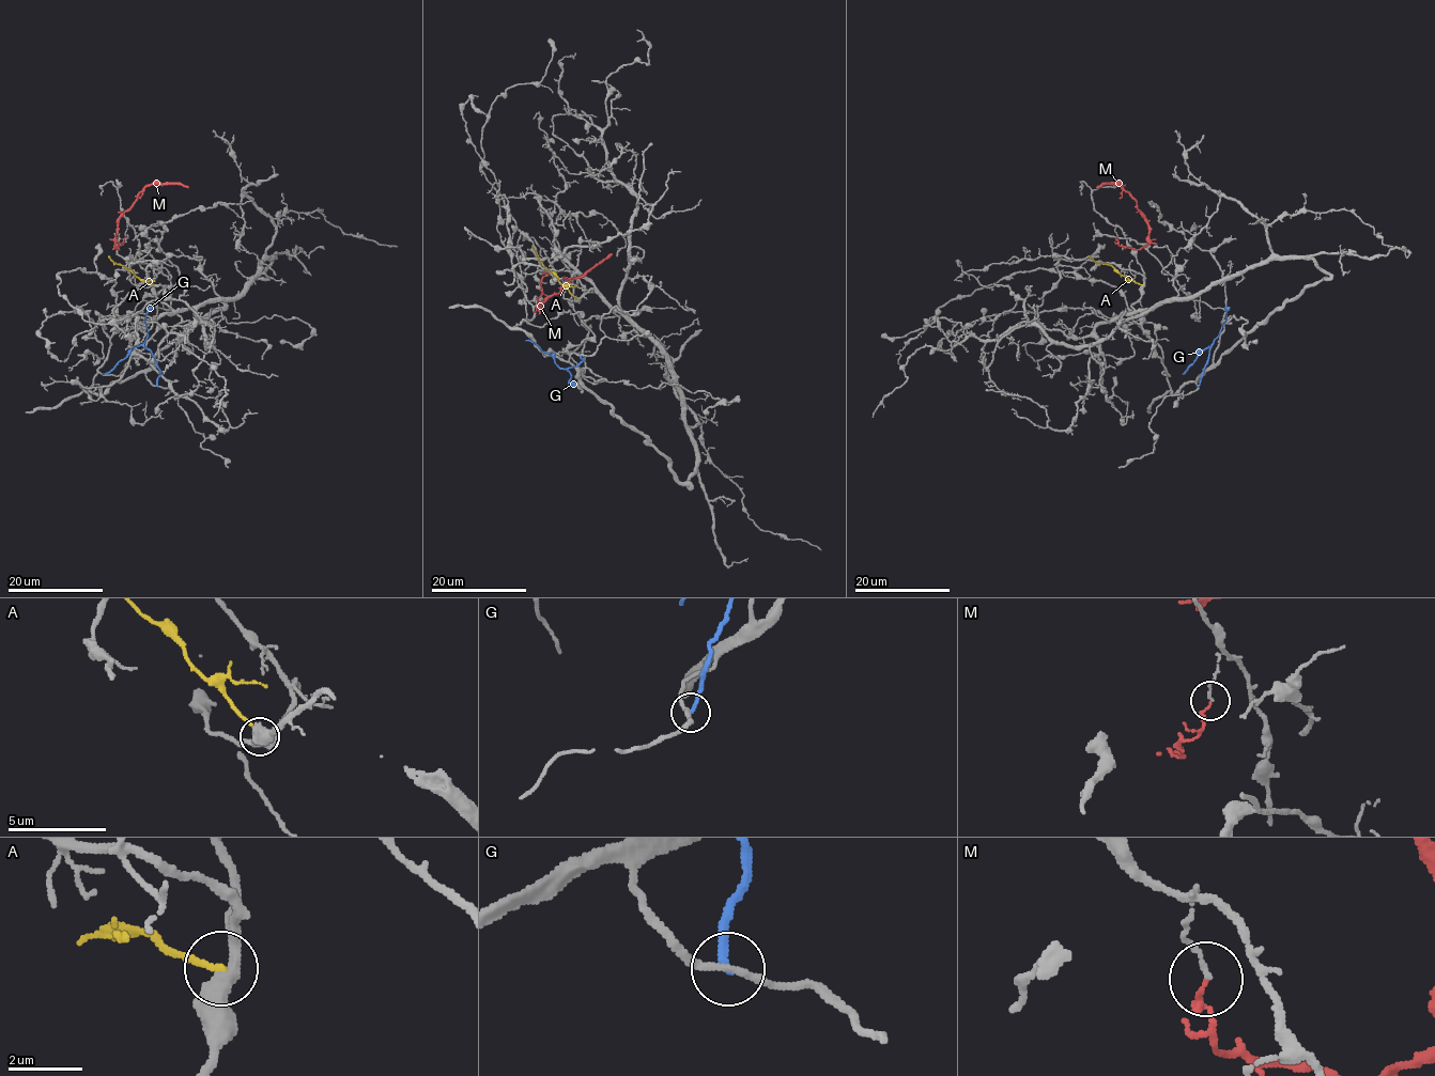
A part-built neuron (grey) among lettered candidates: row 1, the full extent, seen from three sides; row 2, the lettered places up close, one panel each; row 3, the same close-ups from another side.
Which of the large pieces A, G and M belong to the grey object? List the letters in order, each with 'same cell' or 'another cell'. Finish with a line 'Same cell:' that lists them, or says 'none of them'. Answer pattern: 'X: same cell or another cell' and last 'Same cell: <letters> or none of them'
A: another cell
G: another cell
M: another cell
Same cell: none of them

